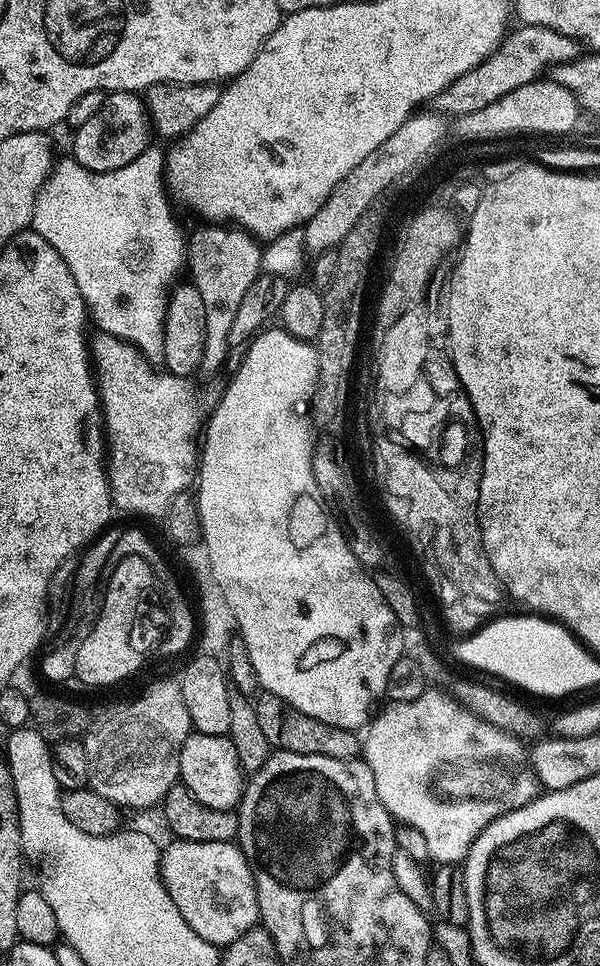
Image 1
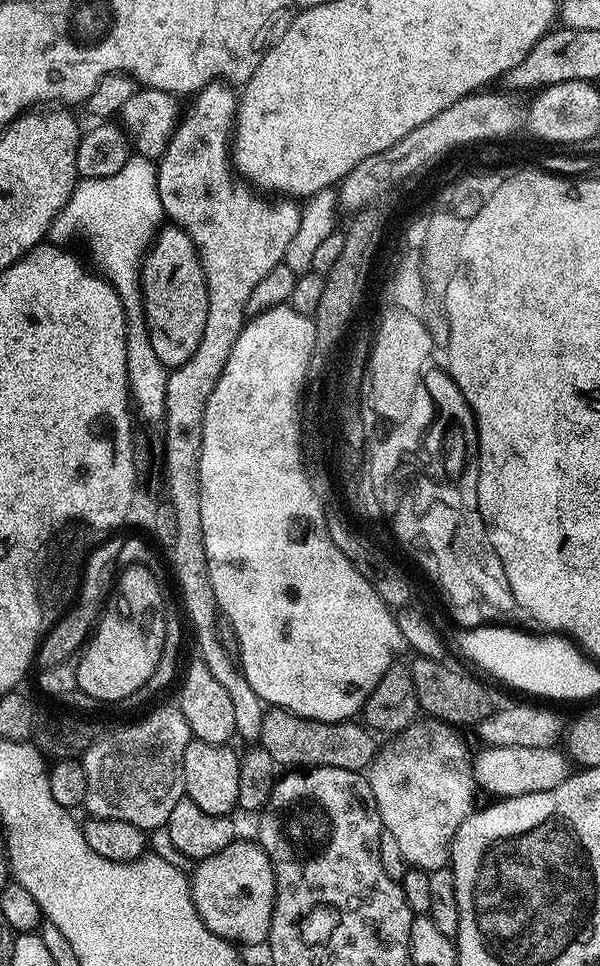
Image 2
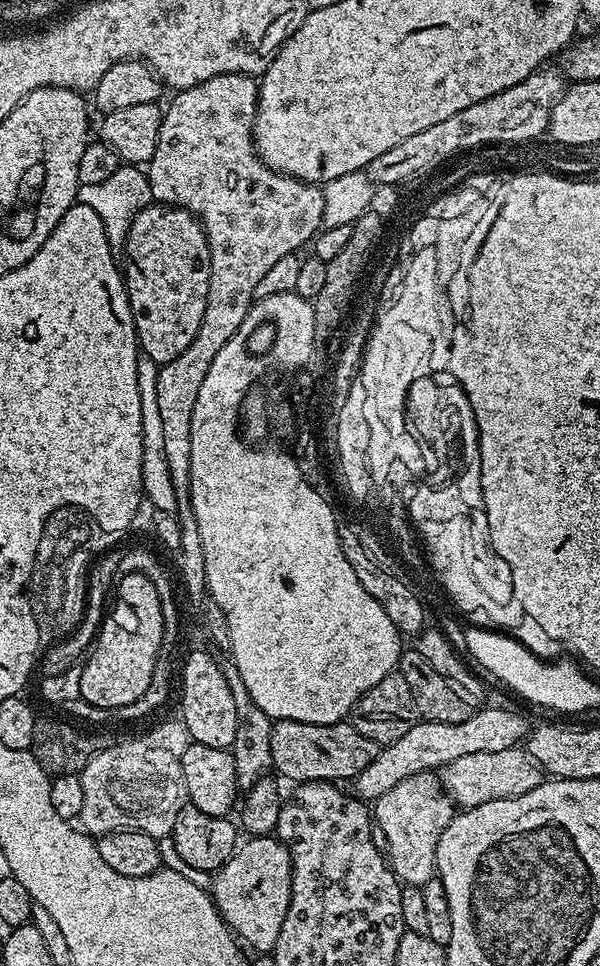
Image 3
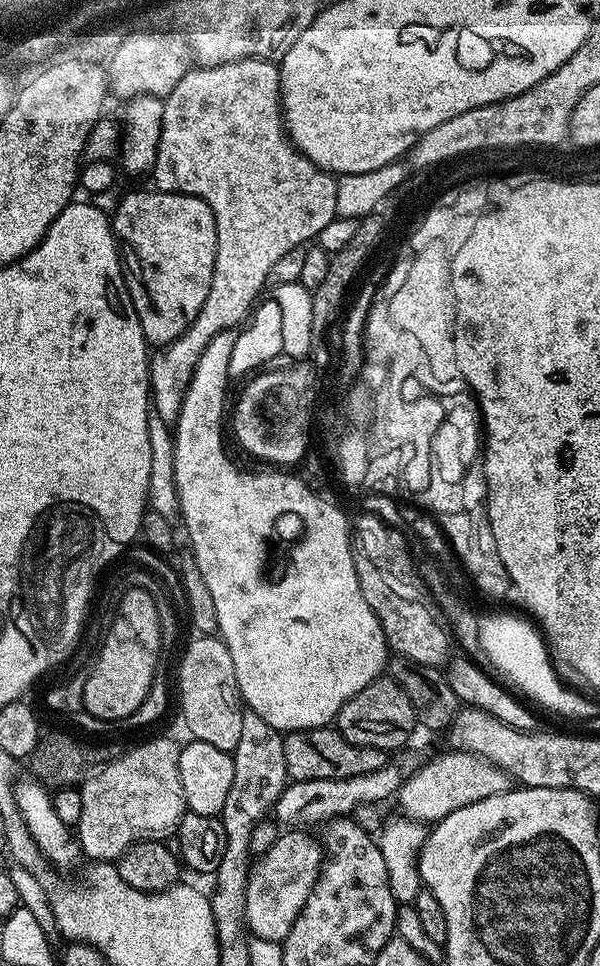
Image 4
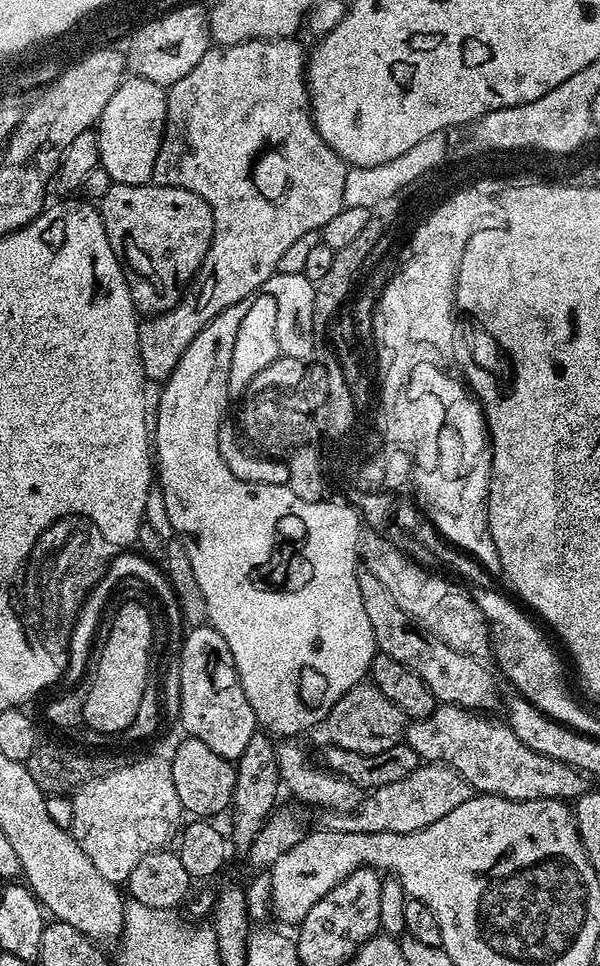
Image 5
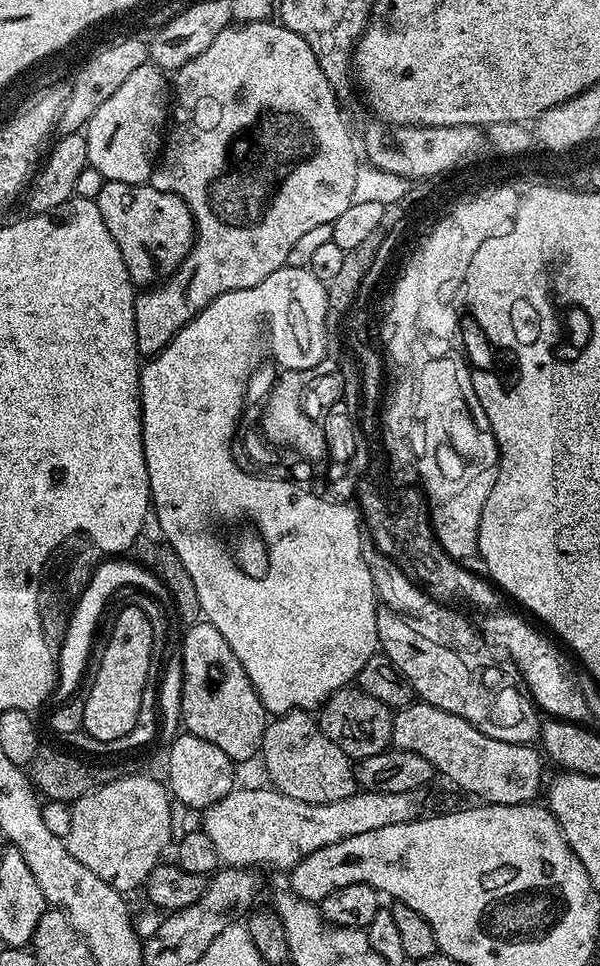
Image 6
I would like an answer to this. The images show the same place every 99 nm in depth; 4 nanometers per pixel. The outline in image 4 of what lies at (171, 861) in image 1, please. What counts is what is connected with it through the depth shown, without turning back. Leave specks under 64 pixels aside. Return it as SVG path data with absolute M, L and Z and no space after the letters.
M284 830L261 856L255 857L246 882L246 922L248 931L258 939L282 942L298 918L314 882L320 876L322 844L308 830Z

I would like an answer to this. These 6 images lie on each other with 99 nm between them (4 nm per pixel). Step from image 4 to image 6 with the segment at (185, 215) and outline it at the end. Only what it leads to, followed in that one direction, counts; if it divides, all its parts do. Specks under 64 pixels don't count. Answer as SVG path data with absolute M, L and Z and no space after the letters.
M110 180L102 186L96 205L102 214L102 222L106 222L106 230L110 230L110 238L114 238L122 254L122 262L126 262L126 270L133 285L152 286L163 281L171 276L179 264L188 257L188 251L192 249L192 241L196 239L196 222L192 218L192 211L178 194L158 190L151 182L131 184Z

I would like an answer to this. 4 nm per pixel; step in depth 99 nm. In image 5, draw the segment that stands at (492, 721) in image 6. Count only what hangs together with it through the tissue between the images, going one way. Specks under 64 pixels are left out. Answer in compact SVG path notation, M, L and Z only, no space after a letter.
M361 567L357 571L356 577L358 578L358 590L362 590L362 606L366 610L366 618L370 618L370 626L374 630L376 647L383 655L394 658L398 662L402 662L402 666L417 672L422 678L422 682L426 682L426 686L430 686L430 690L440 704L456 704L460 708L473 710L492 710L488 708L498 704L496 680L484 669L487 667L481 661L458 654L458 650L450 650L450 646L446 646L446 642L429 638L424 629L417 628L412 623L412 619L398 606L398 602L390 594L390 590L386 590L386 586L382 586L382 582L378 582L378 578L374 578L374 574L370 574L368 568Z

